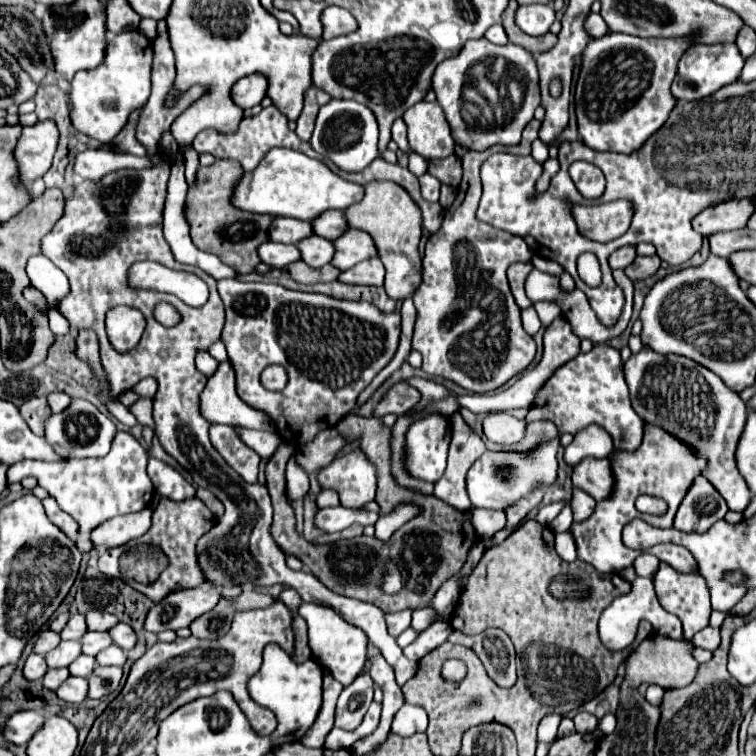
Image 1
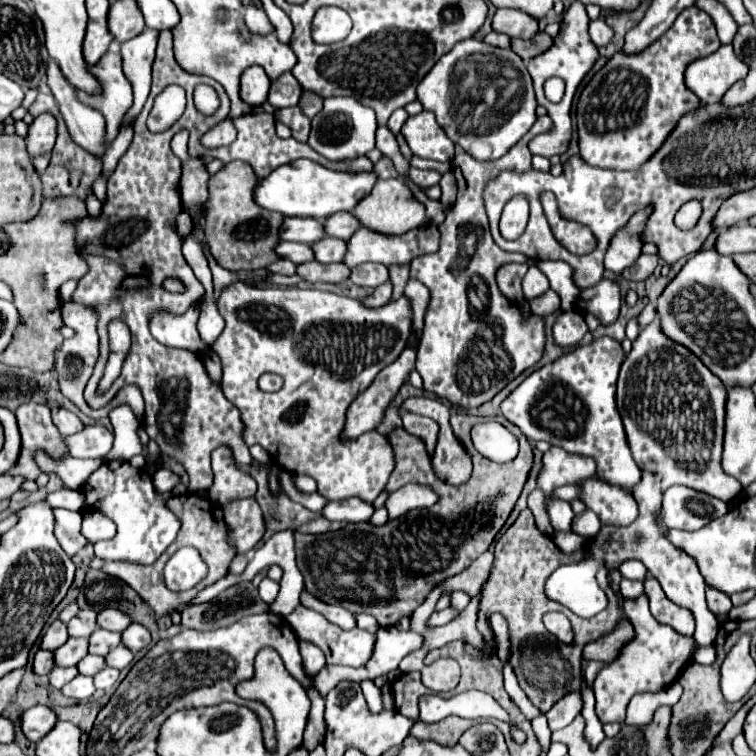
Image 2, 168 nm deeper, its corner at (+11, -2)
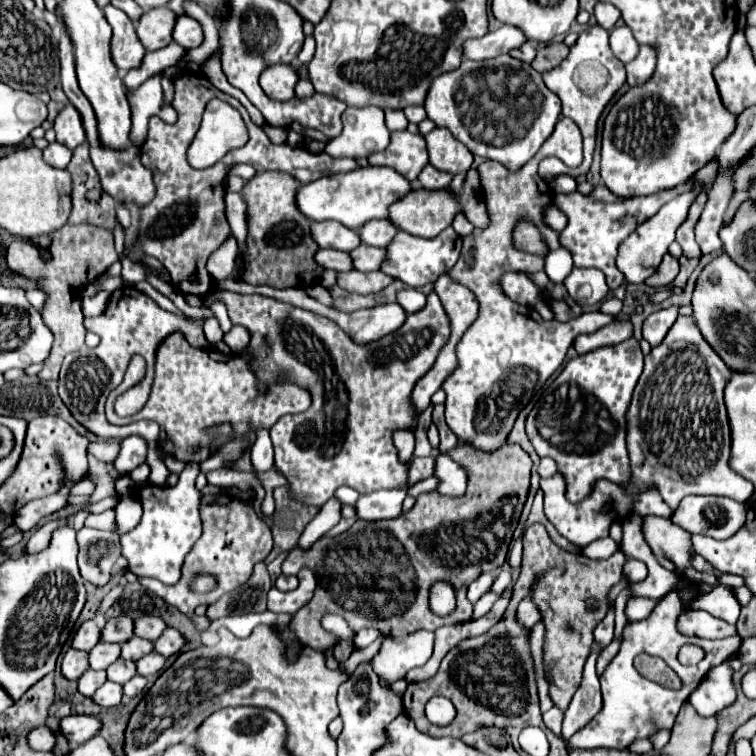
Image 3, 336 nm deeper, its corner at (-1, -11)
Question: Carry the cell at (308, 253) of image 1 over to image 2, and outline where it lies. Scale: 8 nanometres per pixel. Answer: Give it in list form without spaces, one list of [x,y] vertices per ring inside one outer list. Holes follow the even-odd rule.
[[[332,236],[322,238],[320,242],[312,244],[316,260],[324,262],[324,264],[328,264],[328,262],[342,262],[344,254],[346,254],[346,248],[348,248],[348,244],[344,240],[332,238]]]

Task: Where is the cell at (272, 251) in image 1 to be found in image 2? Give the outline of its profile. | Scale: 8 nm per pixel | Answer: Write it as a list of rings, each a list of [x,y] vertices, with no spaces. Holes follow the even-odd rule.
[[[280,242],[276,246],[276,254],[280,258],[288,258],[296,264],[302,264],[302,262],[308,262],[308,260],[314,260],[314,254],[312,254],[312,248],[308,244],[300,244],[300,242]]]

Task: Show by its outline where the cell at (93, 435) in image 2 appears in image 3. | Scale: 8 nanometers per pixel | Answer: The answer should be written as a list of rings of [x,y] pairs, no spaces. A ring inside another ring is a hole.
[[[130,435],[120,443],[120,453],[118,457],[112,461],[114,469],[120,471],[122,475],[130,473],[134,467],[142,465],[146,459],[146,443],[142,437],[138,435]]]

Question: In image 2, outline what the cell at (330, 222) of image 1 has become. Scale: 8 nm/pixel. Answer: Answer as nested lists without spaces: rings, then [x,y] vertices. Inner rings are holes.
[[[340,212],[340,214],[334,214],[332,218],[326,218],[324,228],[328,236],[348,240],[360,228],[360,222],[350,212]]]

